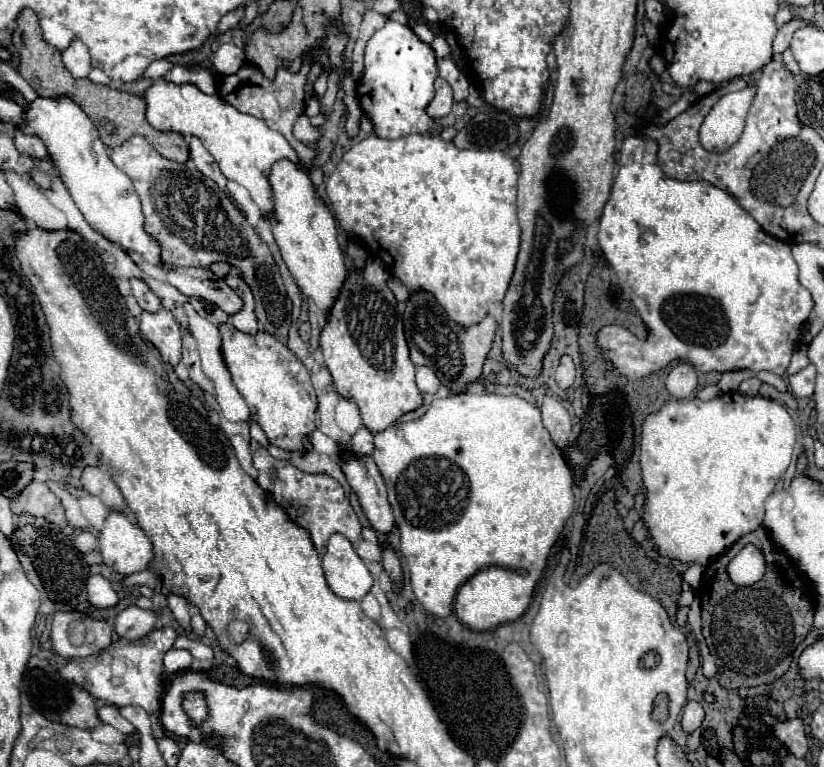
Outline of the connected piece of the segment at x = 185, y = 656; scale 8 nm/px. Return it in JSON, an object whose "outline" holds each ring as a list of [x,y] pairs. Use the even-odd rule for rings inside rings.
{"outline":[[[169,650],[165,654],[165,668],[169,674],[179,674],[181,670],[189,670],[193,656],[187,650]]]}

